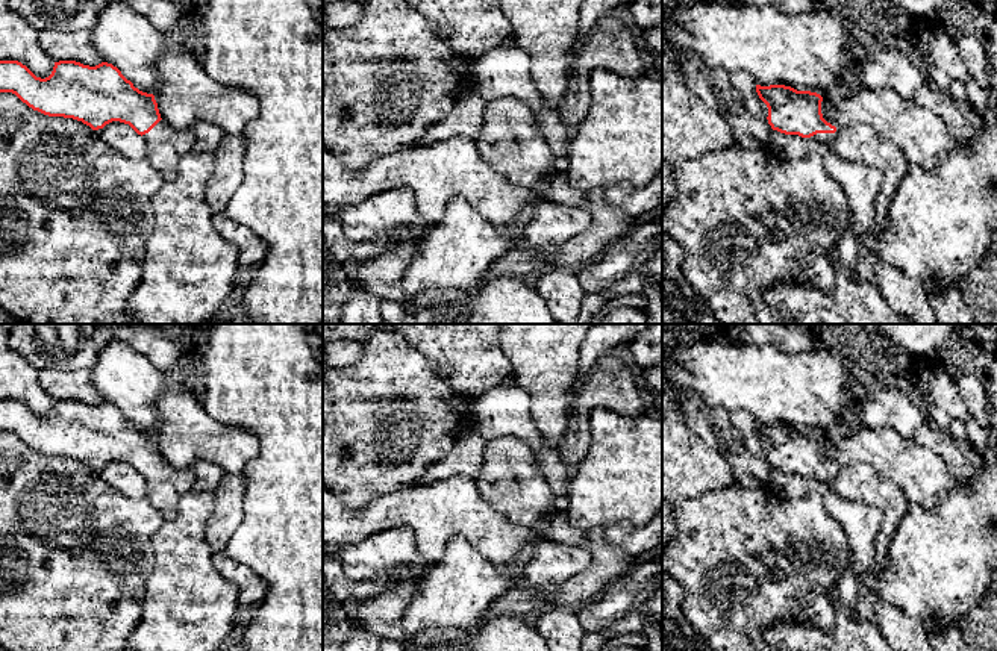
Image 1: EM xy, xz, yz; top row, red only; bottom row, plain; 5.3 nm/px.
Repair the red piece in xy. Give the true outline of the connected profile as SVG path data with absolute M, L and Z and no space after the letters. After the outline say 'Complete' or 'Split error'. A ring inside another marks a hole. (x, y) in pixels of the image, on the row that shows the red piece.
M0 61L0 92L12 92L33 111L48 117L73 118L92 130L103 129L112 121L129 124L145 141L145 157L165 180L176 176L180 159L194 150L192 129L170 127L161 118L155 95L135 88L117 67L108 62L89 67L76 61L59 61L55 62L52 74L41 79L18 61Z. Split error

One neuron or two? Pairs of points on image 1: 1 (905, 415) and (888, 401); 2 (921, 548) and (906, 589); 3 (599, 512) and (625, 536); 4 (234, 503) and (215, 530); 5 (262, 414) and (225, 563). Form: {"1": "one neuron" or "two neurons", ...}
{"1": "one neuron", "2": "one neuron", "3": "two neurons", "4": "one neuron", "5": "two neurons"}

